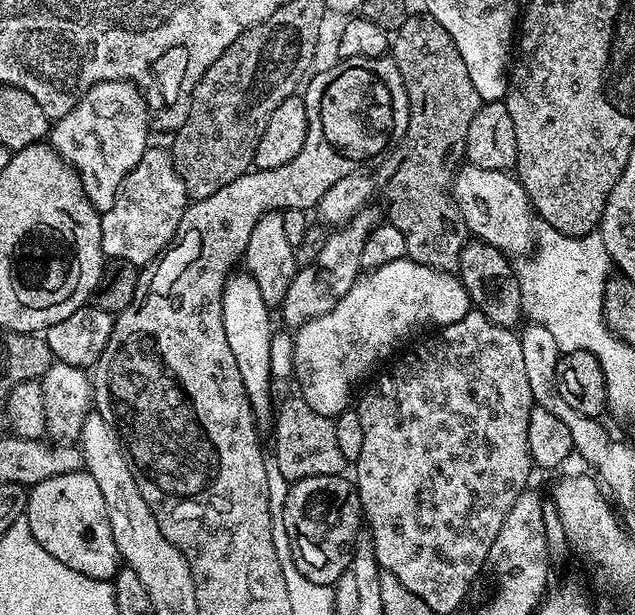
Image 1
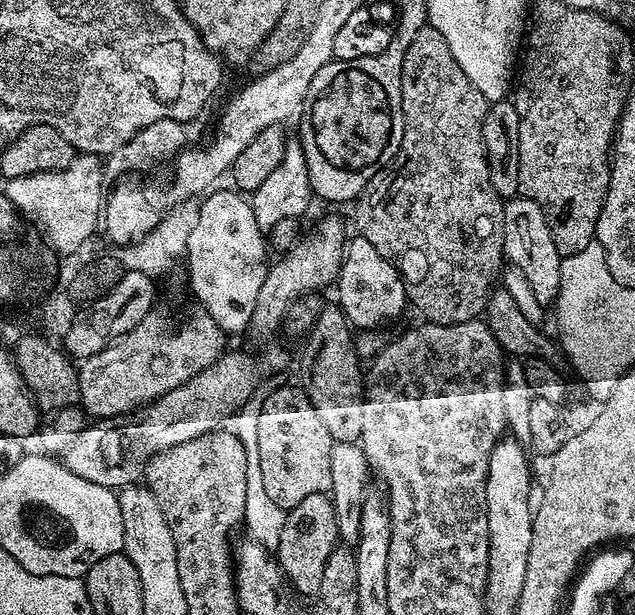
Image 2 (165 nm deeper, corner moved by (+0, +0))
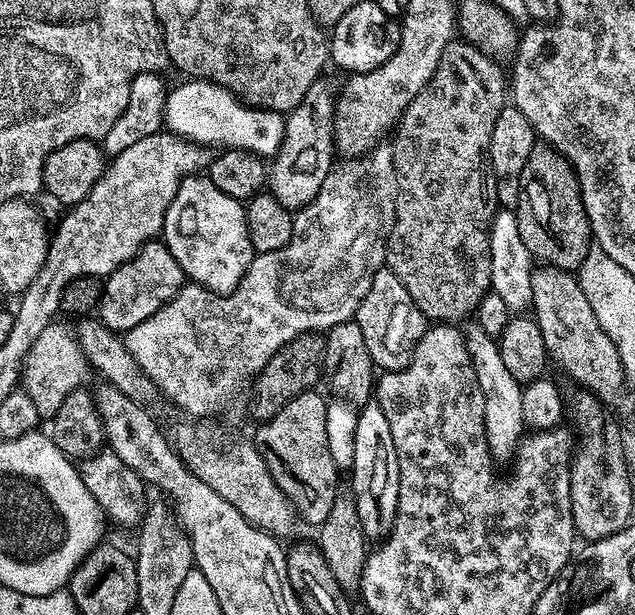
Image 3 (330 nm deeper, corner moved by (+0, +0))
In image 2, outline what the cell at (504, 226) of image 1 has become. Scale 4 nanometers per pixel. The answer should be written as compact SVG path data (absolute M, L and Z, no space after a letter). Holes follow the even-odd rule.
M523 194L509 199L504 206L504 254L507 263L520 270L526 276L526 282L534 286L538 302L545 306L551 305L560 289L562 258L558 254L558 246L554 246L552 231L538 202L529 200Z

